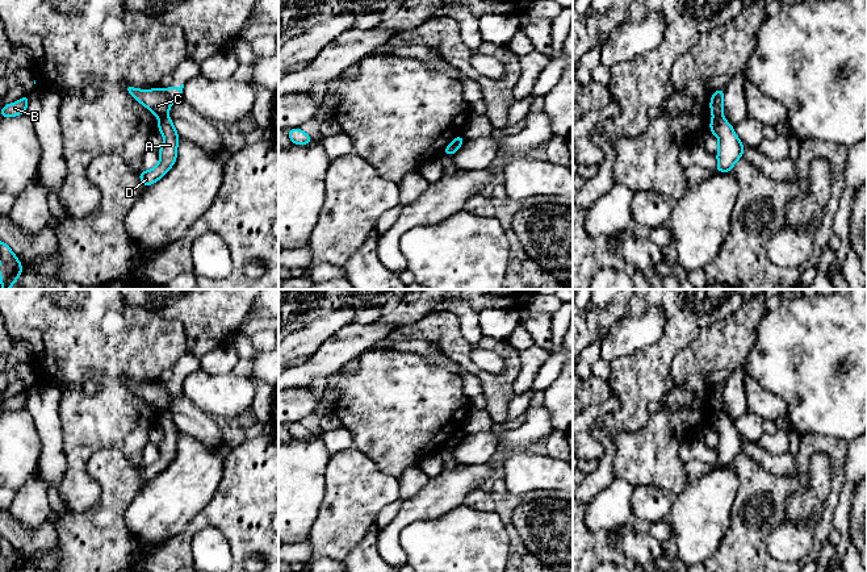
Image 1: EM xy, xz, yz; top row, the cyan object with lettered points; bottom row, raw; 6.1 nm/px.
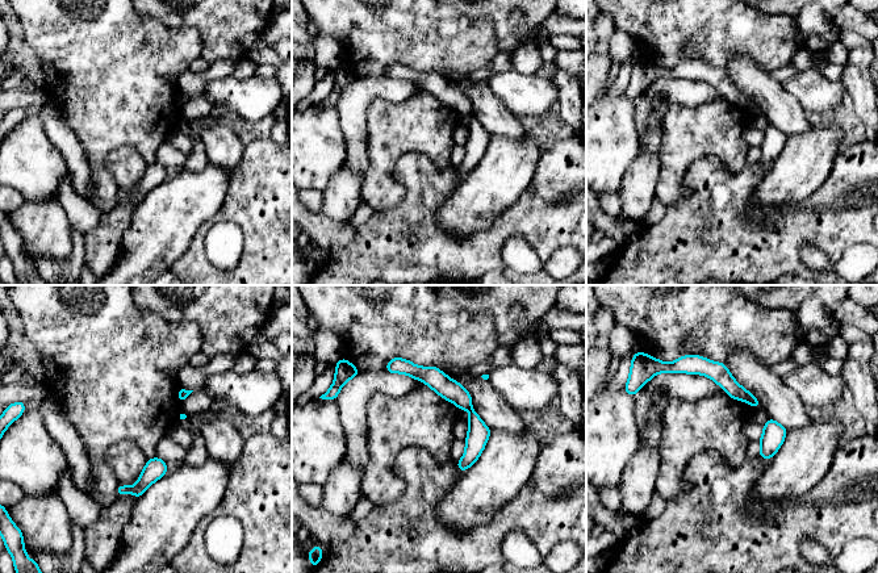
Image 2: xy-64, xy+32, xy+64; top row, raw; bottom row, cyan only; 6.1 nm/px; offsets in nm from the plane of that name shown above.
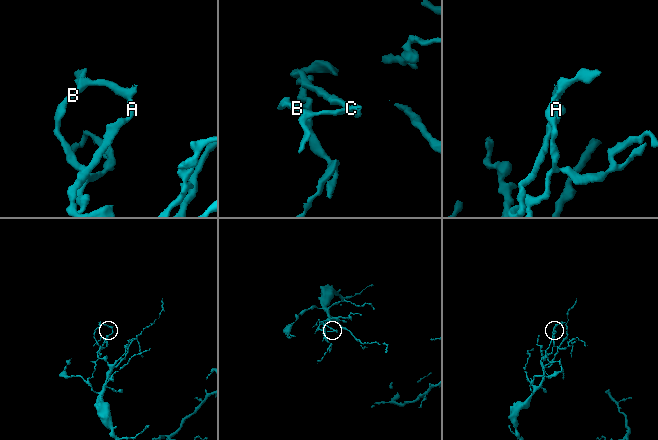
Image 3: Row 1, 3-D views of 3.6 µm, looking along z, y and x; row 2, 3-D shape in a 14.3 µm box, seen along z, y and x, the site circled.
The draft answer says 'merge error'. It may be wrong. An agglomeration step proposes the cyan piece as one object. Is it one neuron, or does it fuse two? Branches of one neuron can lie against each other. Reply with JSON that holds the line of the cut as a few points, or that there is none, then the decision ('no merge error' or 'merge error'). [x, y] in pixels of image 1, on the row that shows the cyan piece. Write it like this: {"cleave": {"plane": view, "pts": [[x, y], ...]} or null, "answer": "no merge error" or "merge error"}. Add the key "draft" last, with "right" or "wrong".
{"cleave": {"plane": "xy", "pts": [[167, 116], [159, 120]]}, "answer": "merge error", "draft": "right"}

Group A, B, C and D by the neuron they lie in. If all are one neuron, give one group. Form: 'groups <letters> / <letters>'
groups A D / B C

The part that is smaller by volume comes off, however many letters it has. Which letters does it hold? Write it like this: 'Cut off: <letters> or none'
Cut off: B, C

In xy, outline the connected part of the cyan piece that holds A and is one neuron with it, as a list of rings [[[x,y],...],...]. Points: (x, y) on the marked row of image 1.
[[[169,117],[159,120],[158,130],[164,137],[163,146],[158,150],[160,160],[156,167],[148,171],[141,171],[139,179],[144,187],[148,187],[162,179],[175,164],[177,158],[179,134]]]

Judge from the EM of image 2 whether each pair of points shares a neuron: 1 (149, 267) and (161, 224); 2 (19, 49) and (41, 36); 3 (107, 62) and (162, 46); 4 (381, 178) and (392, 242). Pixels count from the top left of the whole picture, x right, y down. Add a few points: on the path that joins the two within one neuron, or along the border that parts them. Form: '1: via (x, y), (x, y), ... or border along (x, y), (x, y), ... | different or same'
1: via (149, 256), (149, 247), (159, 234) | same
2: border along (16, 15), (24, 40), (38, 59), (42, 71) | different
3: via (120, 62), (134, 62), (149, 57) | same
4: border along (405, 188), (404, 196), (396, 204), (375, 210) | different

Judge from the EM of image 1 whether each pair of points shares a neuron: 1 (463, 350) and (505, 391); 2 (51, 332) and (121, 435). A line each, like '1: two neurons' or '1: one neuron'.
1: one neuron
2: one neuron

